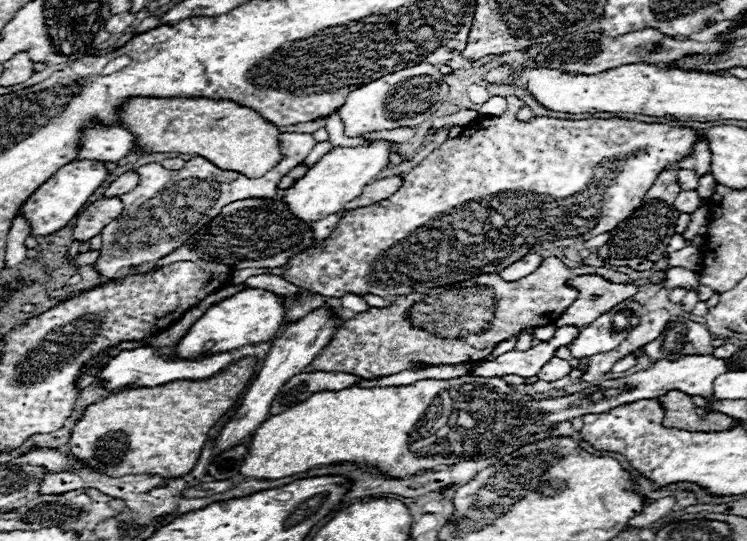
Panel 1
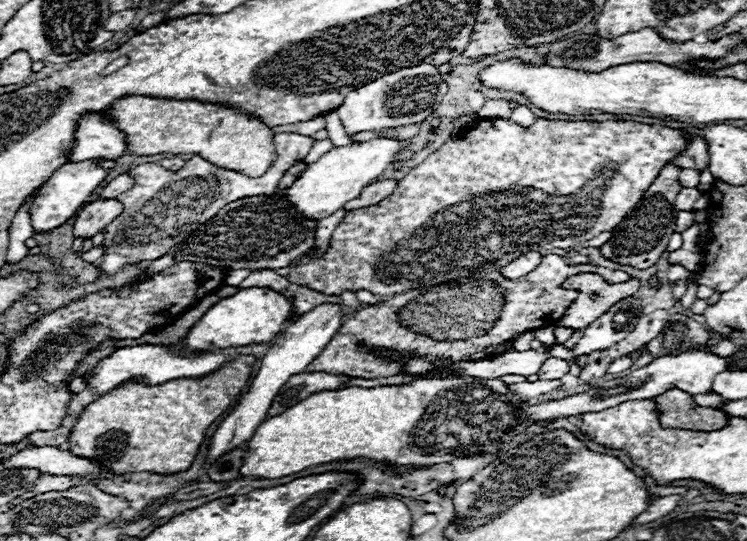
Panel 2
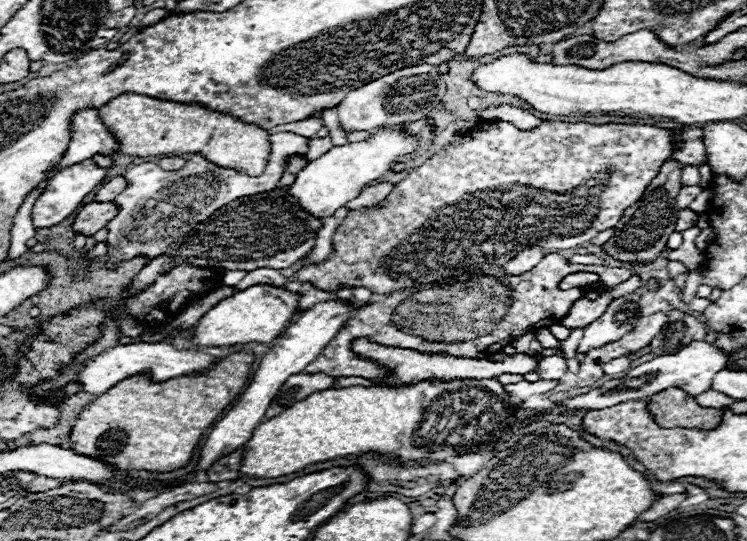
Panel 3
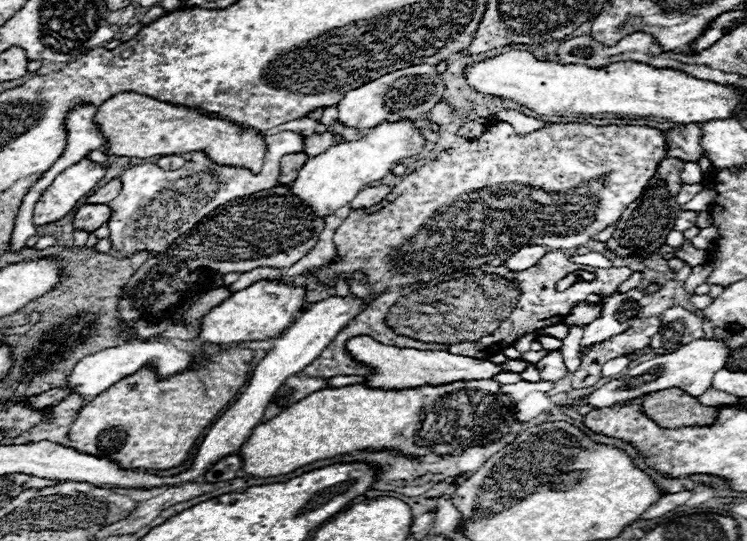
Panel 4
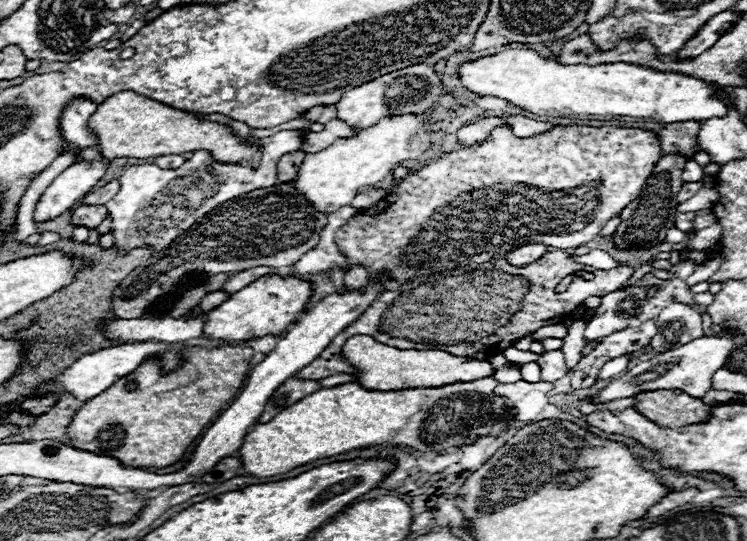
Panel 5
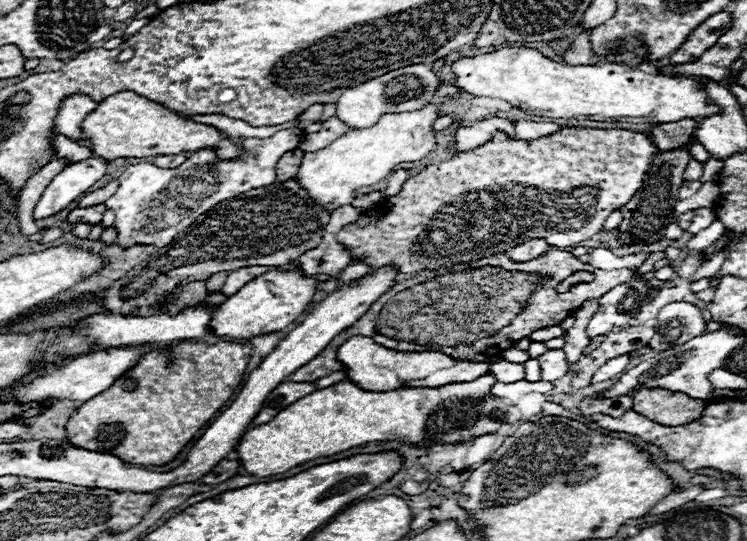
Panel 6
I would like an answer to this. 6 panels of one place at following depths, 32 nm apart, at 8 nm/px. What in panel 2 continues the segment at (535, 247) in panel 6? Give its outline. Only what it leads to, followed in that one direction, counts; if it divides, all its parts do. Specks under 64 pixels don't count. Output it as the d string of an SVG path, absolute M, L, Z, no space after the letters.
M530 250L528 254L522 254L520 258L512 260L508 266L504 266L502 274L506 278L520 278L520 276L532 272L540 264L540 260L542 260L542 254L536 252L536 250Z

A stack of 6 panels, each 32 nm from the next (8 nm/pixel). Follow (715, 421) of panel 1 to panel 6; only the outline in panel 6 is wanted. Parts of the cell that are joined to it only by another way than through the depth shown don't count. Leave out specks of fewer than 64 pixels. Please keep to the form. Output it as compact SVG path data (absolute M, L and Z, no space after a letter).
M636 388L632 394L634 410L666 426L680 426L698 418L704 410L702 400L664 388Z

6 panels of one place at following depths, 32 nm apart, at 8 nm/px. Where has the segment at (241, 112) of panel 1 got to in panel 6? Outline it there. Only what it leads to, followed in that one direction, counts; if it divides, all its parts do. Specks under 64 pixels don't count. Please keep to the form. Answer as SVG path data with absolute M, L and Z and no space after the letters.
M118 92L104 98L96 110L92 110L84 122L84 144L96 156L114 160L114 158L146 158L146 156L160 156L160 154L180 154L180 152L194 152L198 148L216 148L220 158L236 158L238 146L230 138L224 138L212 126L196 124L188 116L180 116L176 112L166 110L164 106L150 102L134 92Z

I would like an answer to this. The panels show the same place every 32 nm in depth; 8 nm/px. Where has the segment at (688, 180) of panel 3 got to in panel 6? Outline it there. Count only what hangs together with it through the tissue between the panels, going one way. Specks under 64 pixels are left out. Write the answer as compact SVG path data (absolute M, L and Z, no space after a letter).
M692 158L684 170L684 180L698 180L700 176L702 176L702 164Z

